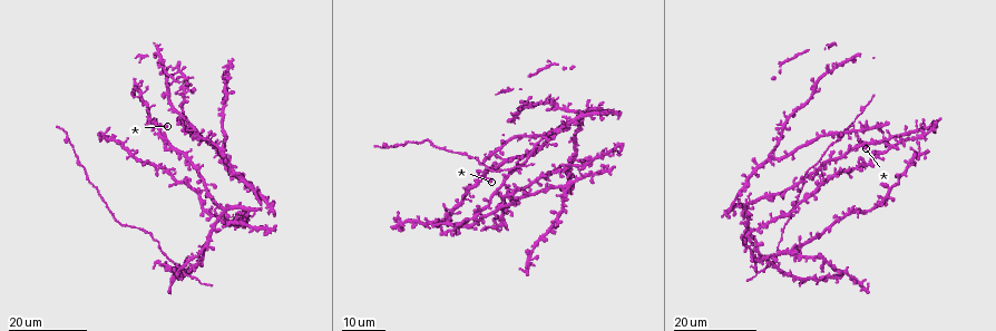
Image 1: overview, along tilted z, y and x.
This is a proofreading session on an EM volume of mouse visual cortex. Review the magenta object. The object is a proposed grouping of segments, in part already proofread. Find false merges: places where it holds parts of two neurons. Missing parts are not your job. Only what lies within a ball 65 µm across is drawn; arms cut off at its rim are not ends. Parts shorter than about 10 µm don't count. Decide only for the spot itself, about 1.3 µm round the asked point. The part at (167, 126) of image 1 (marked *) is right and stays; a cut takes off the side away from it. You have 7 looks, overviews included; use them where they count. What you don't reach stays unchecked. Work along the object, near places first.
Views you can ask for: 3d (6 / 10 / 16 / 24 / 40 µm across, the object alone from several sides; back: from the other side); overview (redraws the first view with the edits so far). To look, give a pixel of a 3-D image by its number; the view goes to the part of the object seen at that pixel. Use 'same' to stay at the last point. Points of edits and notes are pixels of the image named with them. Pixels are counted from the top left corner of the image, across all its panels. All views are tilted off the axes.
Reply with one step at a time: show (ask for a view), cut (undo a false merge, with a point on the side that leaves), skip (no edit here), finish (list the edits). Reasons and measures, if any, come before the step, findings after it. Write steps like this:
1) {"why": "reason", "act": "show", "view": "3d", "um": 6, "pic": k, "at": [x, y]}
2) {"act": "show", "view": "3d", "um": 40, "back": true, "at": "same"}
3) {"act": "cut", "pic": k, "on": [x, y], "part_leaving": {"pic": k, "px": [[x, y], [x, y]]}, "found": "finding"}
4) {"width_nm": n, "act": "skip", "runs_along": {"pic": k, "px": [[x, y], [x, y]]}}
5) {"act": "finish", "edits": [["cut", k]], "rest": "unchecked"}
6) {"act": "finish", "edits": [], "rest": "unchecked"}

{"act": "show", "view": "3d", "um": 24, "pic": 1, "at": [158, 127]}

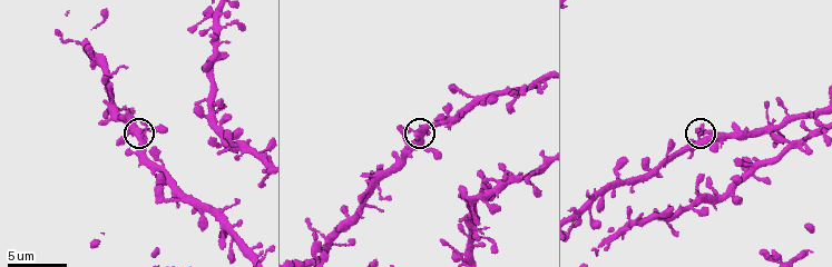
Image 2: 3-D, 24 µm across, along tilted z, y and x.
{"act": "show", "view": "3d", "um": 6, "pic": 2, "at": [706, 139]}

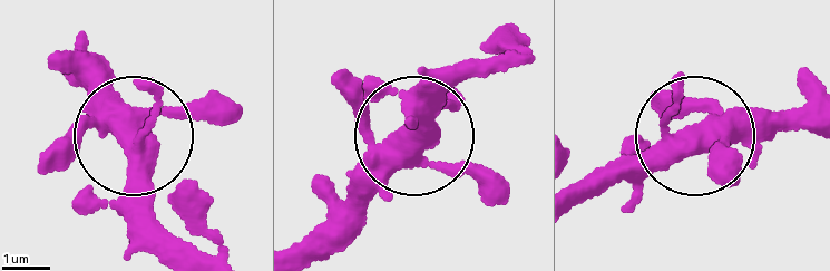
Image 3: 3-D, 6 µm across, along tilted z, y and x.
{"width_nm": 430, "act": "skip", "found": "all the same neuron"}

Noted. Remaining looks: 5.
{"act": "show", "view": "3d", "um": 16, "pic": 1, "at": [773, 156]}

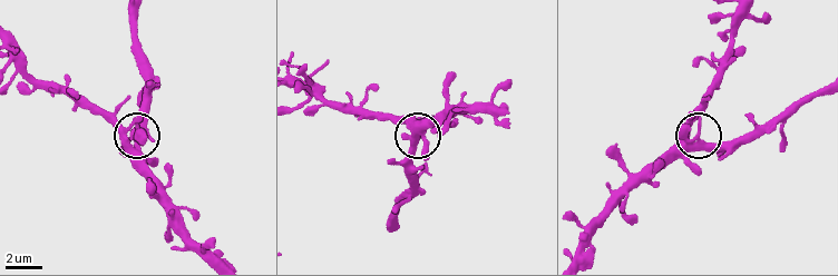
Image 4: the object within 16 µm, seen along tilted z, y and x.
{"why": "zoom in", "act": "show", "view": "3d", "um": 10, "pic": 4, "at": [697, 137]}

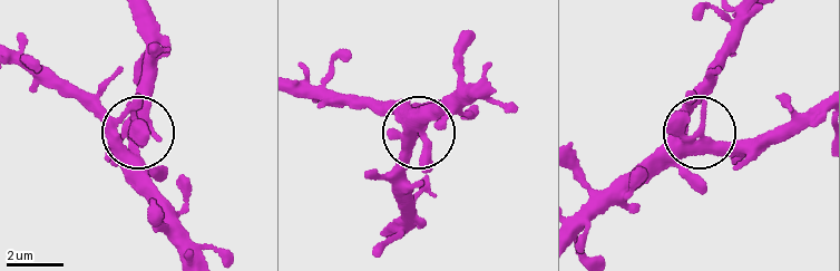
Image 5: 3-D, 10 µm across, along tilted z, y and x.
{"act": "skip", "found": "all the same neuron"}

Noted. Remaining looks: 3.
{"why": "branch point", "act": "show", "view": "3d", "um": 24, "pic": 1, "at": [503, 179]}

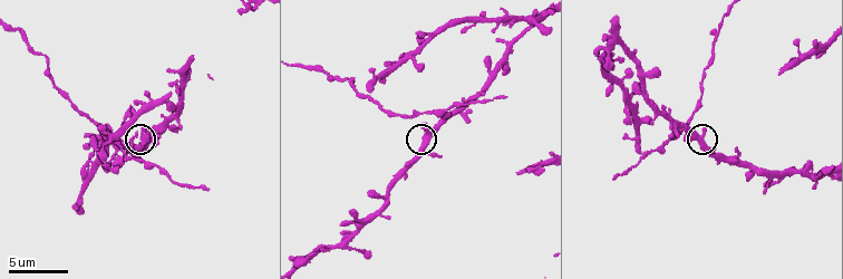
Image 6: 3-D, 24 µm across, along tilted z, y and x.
{"act": "show", "view": "3d", "um": 10, "pic": 6, "at": [696, 138]}

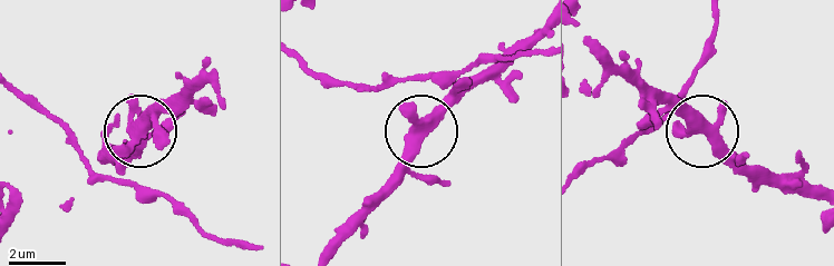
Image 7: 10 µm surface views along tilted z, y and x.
{"width_nm": 410, "act": "skip", "runs_along": {"pic": 7, "px": [[594, 58], [753, 170]]}, "found": "continuous, no second neuron"}

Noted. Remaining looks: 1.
{"act": "finish", "edits": [], "rest": "unchecked"}

